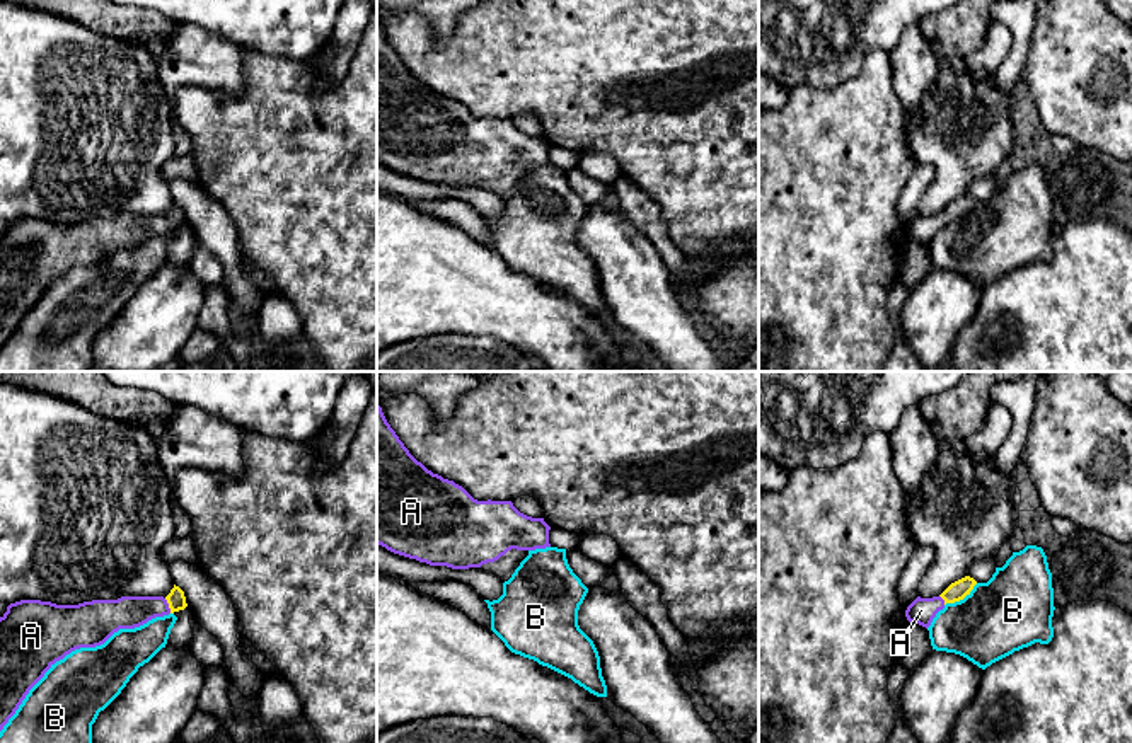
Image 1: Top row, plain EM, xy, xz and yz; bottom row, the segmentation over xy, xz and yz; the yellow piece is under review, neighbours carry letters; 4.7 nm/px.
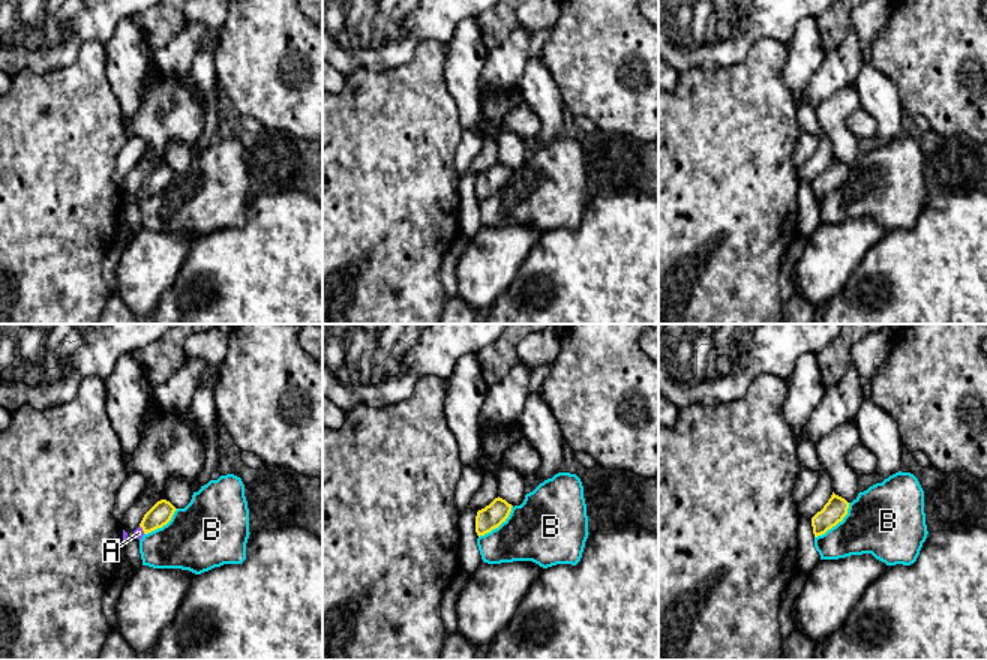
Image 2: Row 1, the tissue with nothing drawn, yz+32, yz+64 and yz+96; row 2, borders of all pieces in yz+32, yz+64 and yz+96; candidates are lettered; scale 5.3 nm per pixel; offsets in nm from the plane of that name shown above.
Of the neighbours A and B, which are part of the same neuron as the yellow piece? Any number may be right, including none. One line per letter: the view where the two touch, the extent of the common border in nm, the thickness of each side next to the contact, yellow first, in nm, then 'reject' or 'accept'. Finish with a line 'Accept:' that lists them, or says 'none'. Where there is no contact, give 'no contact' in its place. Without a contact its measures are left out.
A: xy | 80 nm | 90/160 nm | accept
B: yz | 190 nm | 90/360 nm | reject
Accept: A

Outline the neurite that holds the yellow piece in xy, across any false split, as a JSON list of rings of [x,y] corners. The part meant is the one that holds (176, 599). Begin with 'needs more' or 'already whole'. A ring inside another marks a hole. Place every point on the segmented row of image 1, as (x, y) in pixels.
needs more; [[[176,585],[165,598],[10,603],[0,617],[0,731],[56,661],[75,649],[104,644],[119,629],[135,629],[186,607],[184,591]]]

